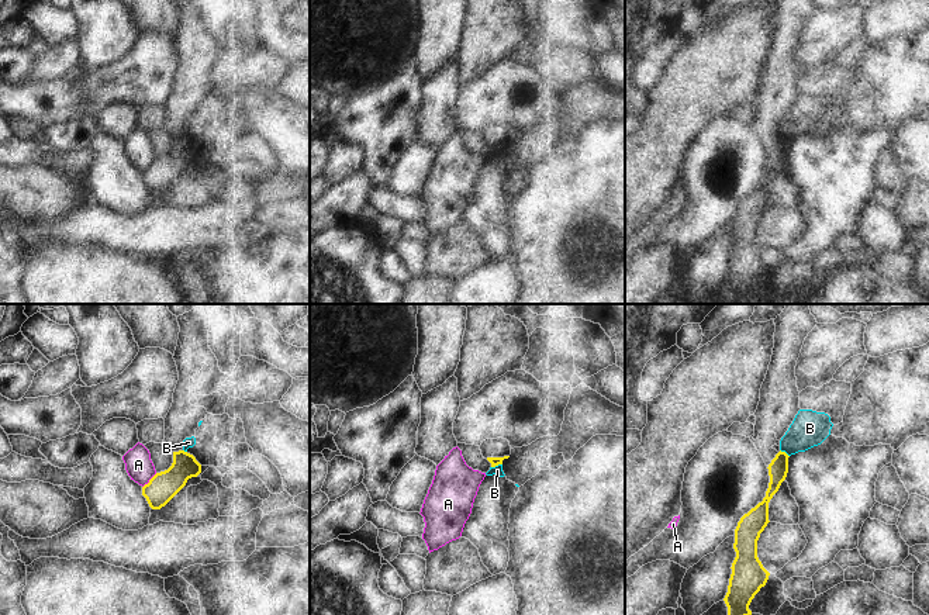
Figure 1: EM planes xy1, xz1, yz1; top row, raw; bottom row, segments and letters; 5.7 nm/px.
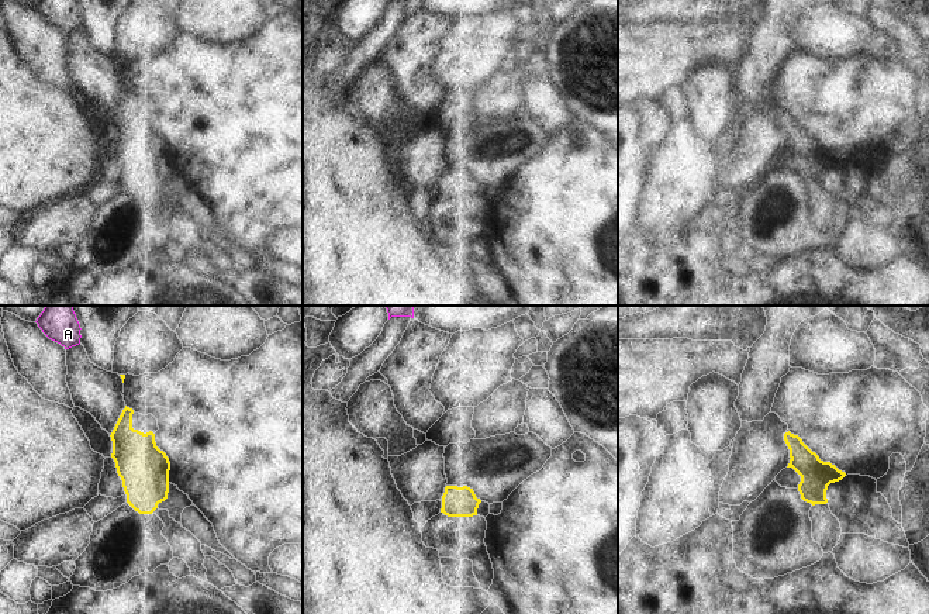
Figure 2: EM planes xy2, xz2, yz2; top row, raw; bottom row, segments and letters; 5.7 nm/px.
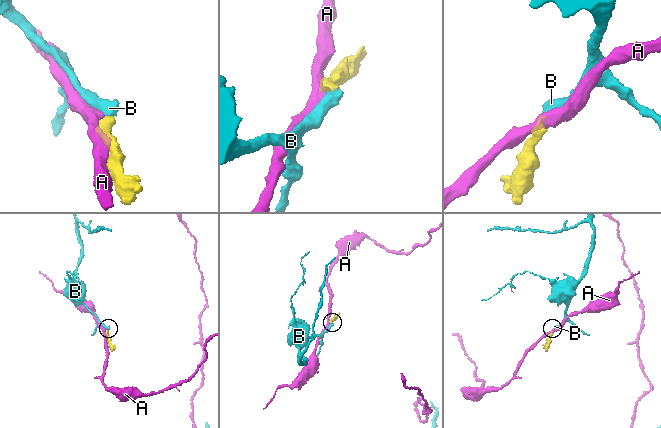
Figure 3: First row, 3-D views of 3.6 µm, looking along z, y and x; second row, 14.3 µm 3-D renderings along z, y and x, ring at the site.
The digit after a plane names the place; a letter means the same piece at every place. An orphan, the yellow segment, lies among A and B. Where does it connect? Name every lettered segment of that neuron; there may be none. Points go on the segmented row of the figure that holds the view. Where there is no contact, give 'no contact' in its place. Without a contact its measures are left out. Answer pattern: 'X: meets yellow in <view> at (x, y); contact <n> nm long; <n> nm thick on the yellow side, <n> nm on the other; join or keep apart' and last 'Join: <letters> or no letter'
A: meets yellow in xy1 at (149, 480); contact 120 nm long; 170 nm thick on the yellow side, 160 nm on the other; keep apart
B: meets yellow in xz1 at (496, 465); contact 70 nm long; 50 nm thick on the yellow side, 60 nm on the other; keep apart
Join: no letter

